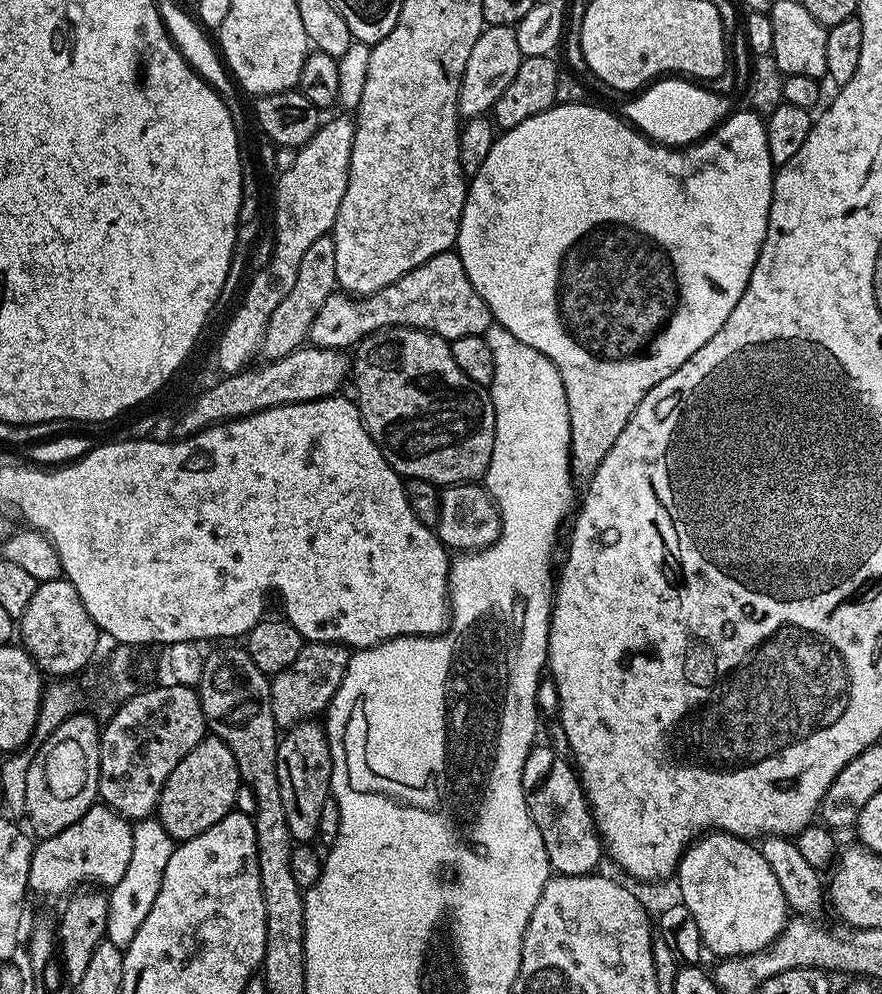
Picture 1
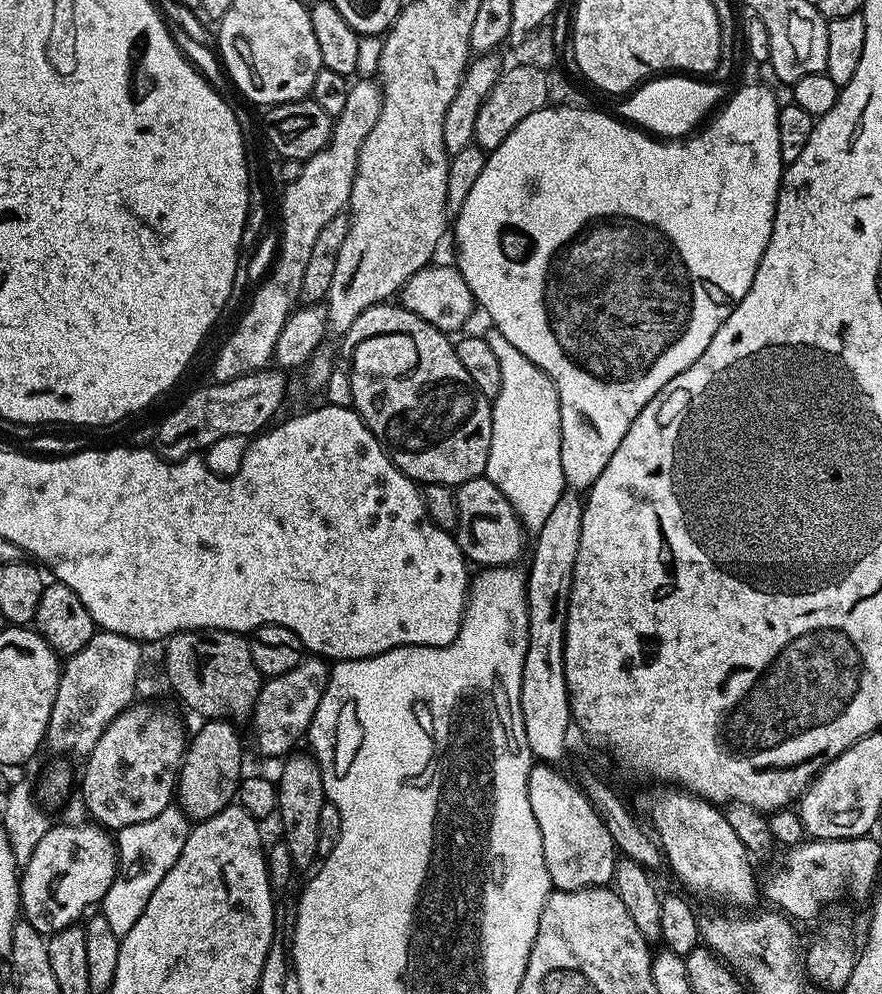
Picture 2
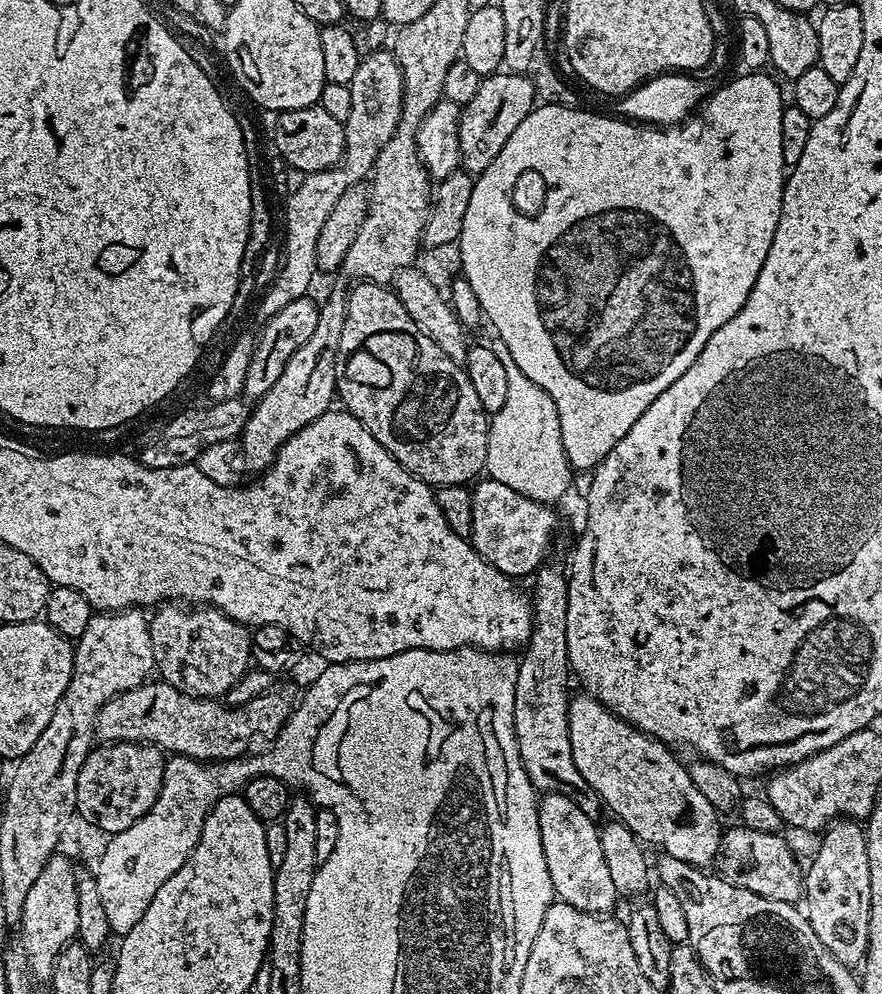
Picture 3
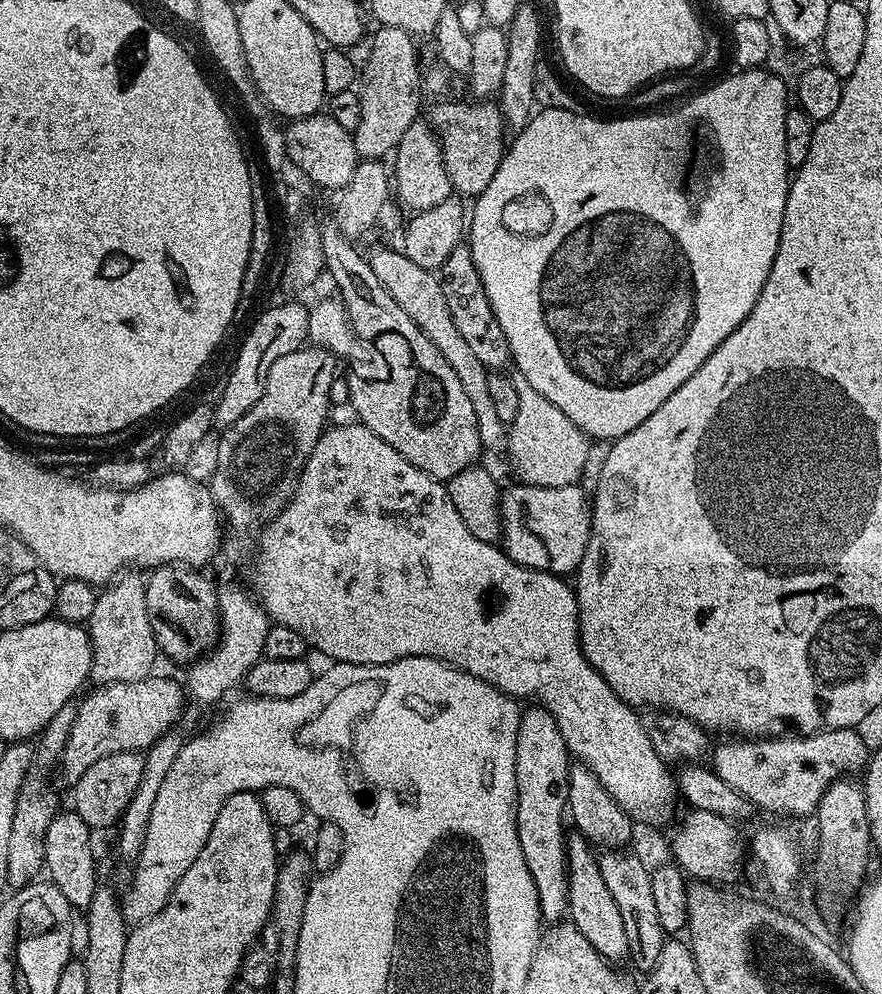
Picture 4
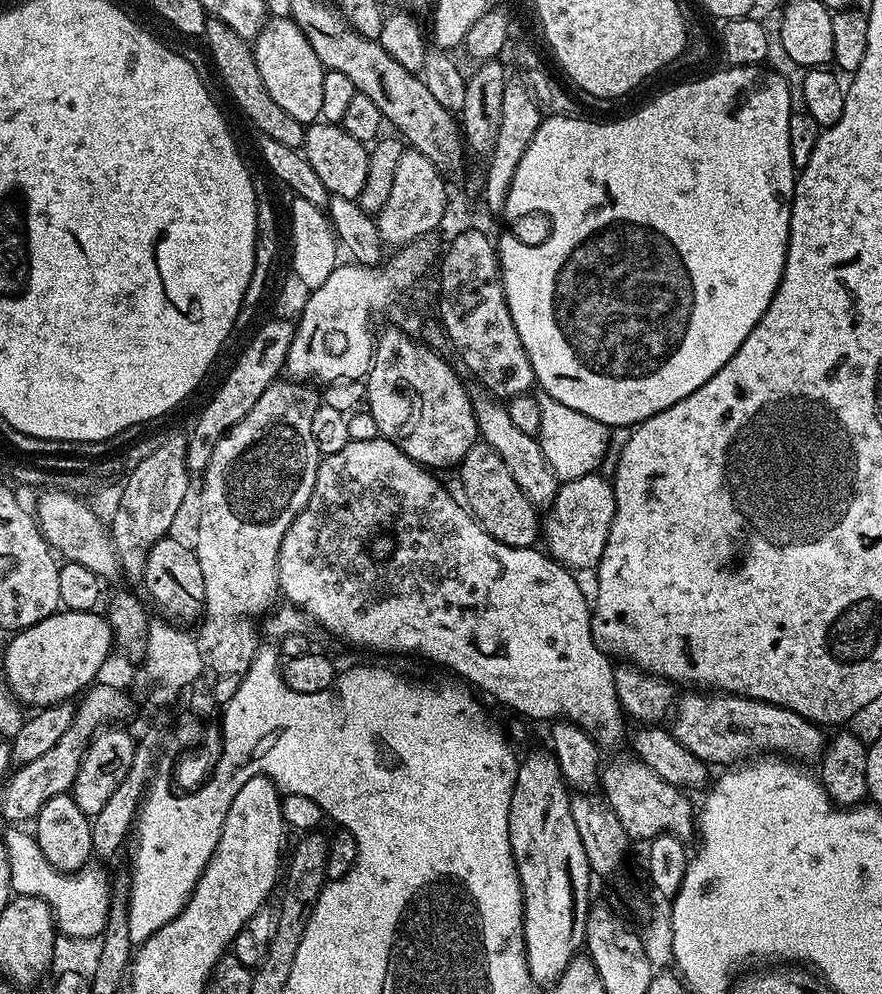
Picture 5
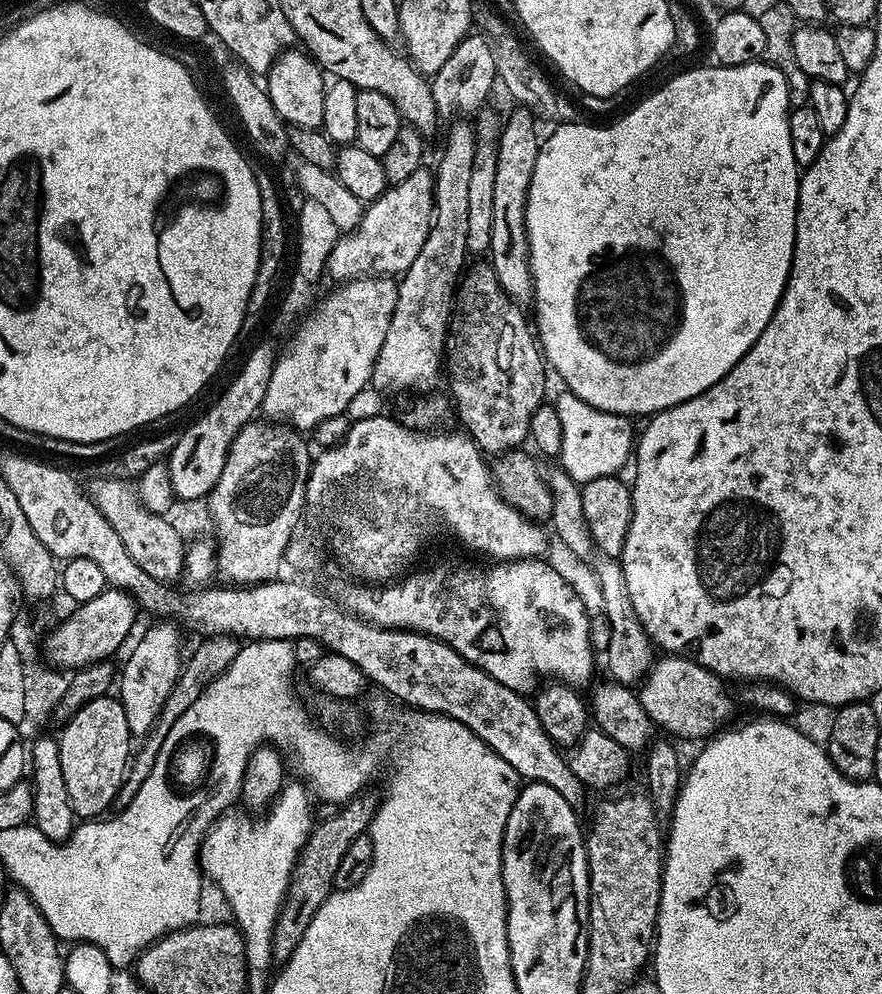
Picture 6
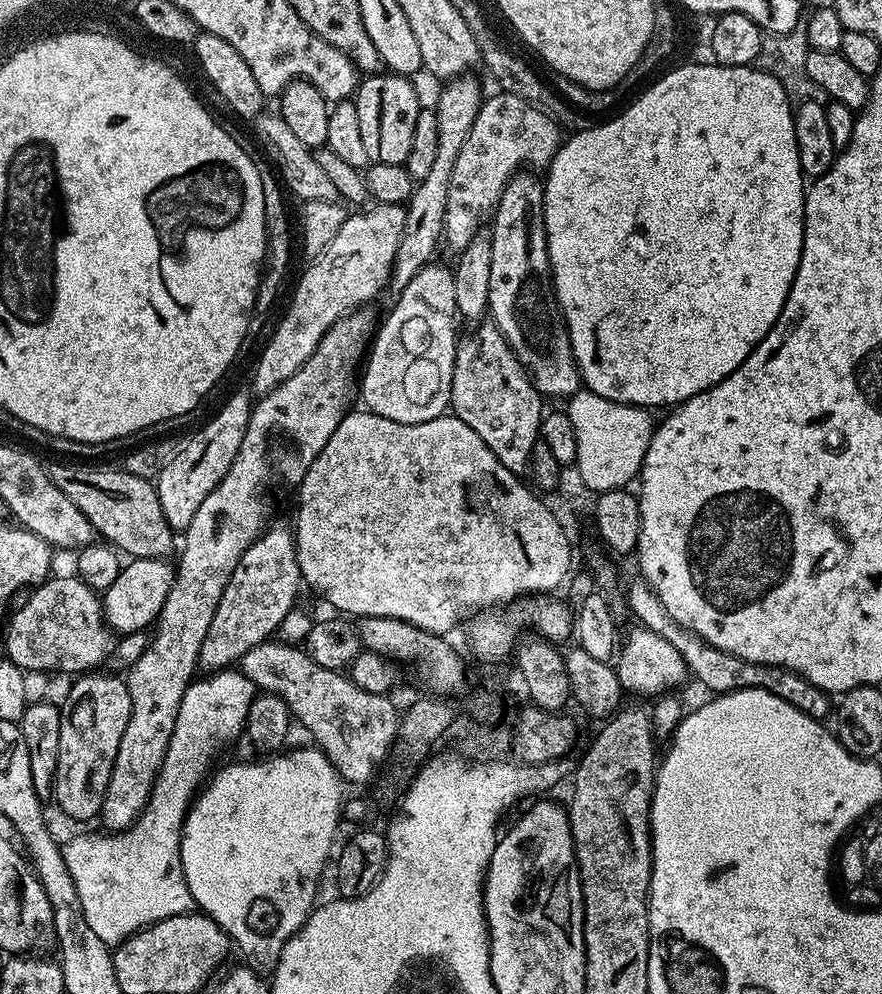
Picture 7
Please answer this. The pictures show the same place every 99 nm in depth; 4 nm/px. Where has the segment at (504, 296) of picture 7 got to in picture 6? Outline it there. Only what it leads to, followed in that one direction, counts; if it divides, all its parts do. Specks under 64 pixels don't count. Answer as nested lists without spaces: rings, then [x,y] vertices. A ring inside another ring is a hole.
[[[519,106],[513,109],[503,121],[500,141],[496,147],[498,170],[494,170],[494,230],[490,230],[490,263],[502,290],[506,290],[511,300],[524,306],[532,299],[532,275],[528,265],[526,234],[526,198],[542,140],[539,135],[536,137],[538,124],[532,113]]]

